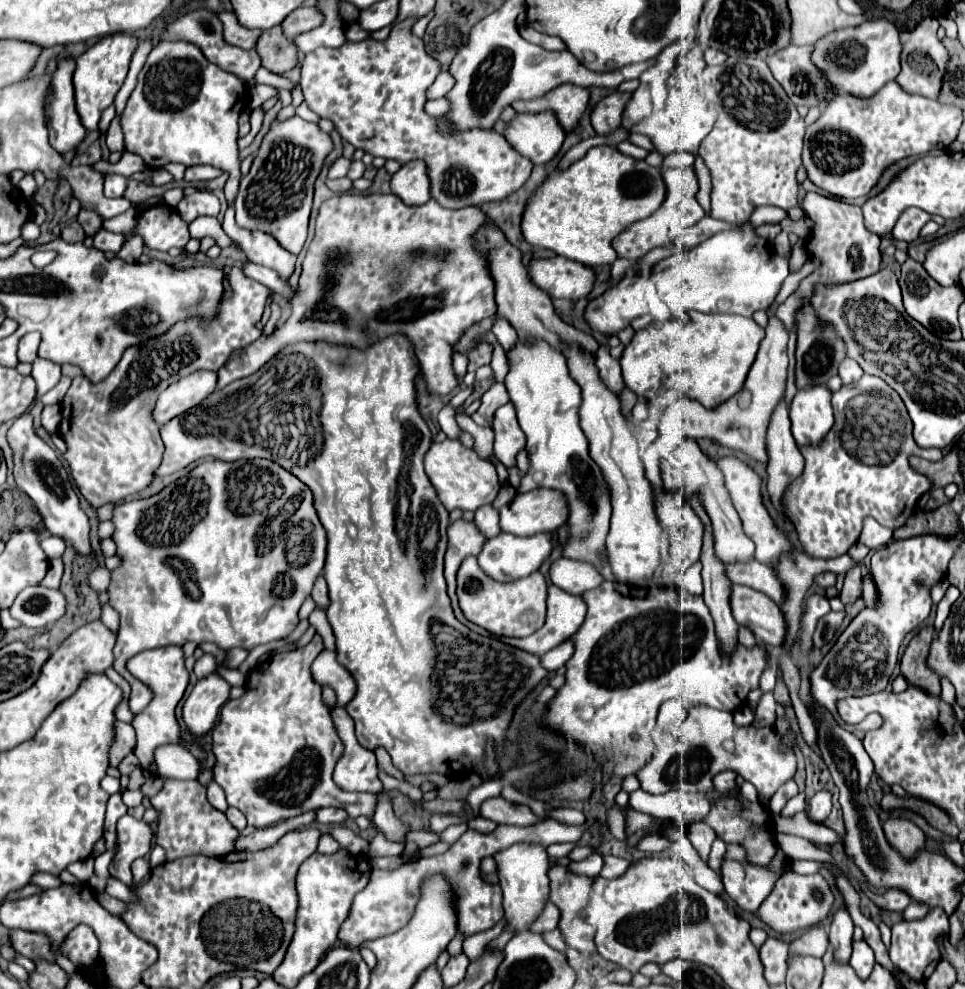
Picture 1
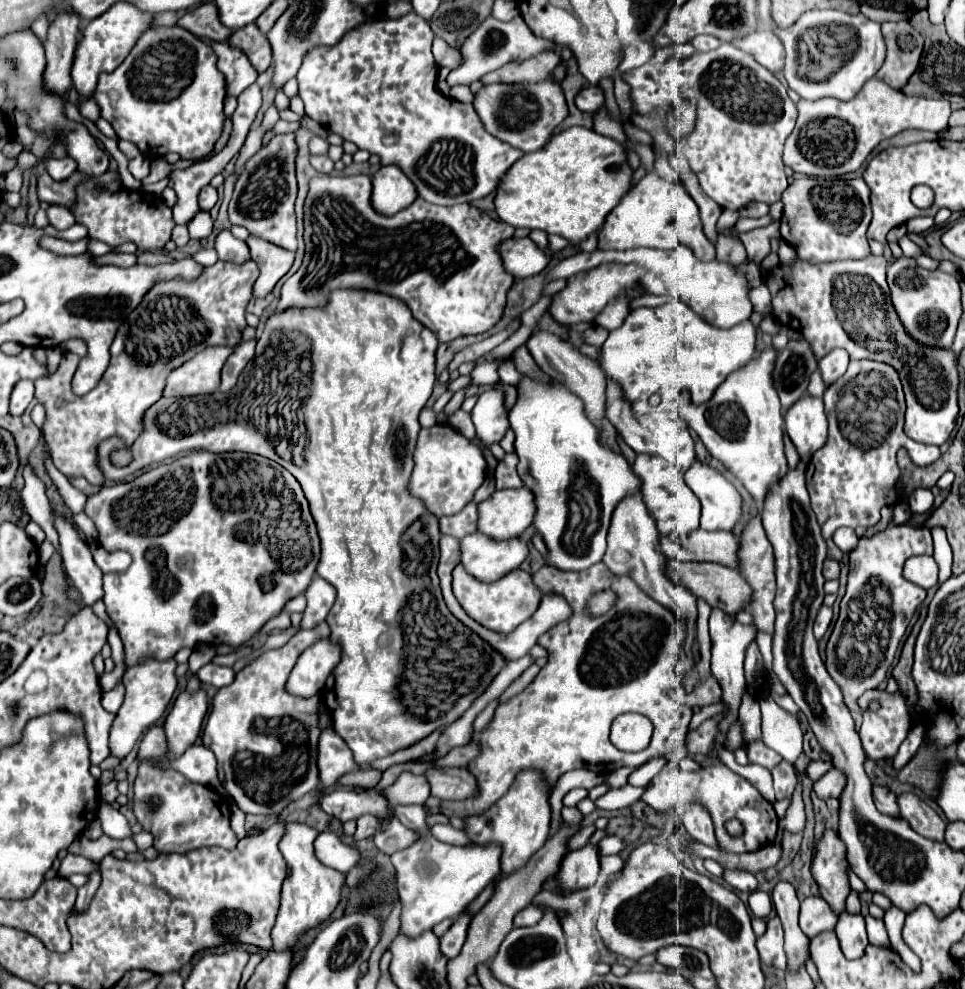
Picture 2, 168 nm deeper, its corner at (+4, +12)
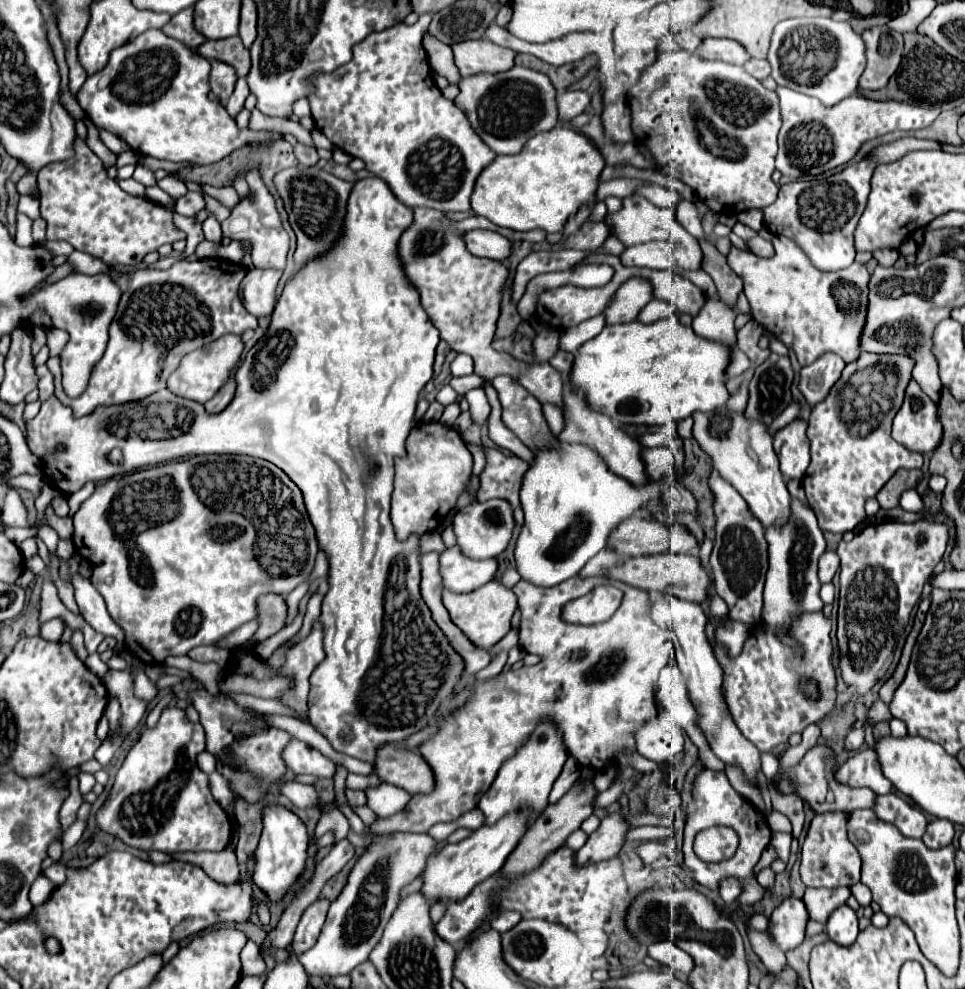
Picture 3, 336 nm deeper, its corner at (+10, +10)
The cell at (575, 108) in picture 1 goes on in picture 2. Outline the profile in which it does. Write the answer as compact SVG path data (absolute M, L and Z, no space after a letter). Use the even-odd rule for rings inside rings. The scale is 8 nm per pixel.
M541 52L521 62L505 64L481 78L483 84L493 82L533 82L533 80L545 80L551 78L551 70L561 62L561 58L555 52Z

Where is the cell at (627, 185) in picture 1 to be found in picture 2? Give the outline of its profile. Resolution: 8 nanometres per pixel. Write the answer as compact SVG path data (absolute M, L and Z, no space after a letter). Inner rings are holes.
M573 126L551 136L541 150L523 154L499 180L493 204L499 218L513 228L537 228L579 244L603 226L609 210L629 192L631 176L619 142Z

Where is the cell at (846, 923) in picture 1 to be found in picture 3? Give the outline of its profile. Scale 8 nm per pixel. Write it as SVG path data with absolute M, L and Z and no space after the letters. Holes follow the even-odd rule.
M825 812L815 814L807 838L801 846L801 880L805 886L839 888L859 882L861 860L855 846L847 838L847 812Z

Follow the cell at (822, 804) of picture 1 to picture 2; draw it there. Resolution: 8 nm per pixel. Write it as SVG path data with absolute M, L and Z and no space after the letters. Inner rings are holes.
M833 768L821 780L815 782L813 790L823 800L825 798L839 798L841 792L845 790L845 784L847 784L847 774L841 772L839 768Z

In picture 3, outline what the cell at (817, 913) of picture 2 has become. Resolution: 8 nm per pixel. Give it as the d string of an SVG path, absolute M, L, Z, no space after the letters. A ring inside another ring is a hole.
M807 888L803 902L807 906L809 912L809 920L825 924L831 916L831 912L835 908L839 908L841 904L845 904L845 900L849 898L849 888Z

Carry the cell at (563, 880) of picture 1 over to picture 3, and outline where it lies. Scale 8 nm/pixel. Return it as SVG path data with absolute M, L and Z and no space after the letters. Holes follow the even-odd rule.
M621 812L605 816L601 826L587 838L585 846L575 852L575 866L587 866L617 856L627 830L629 828L621 818Z

